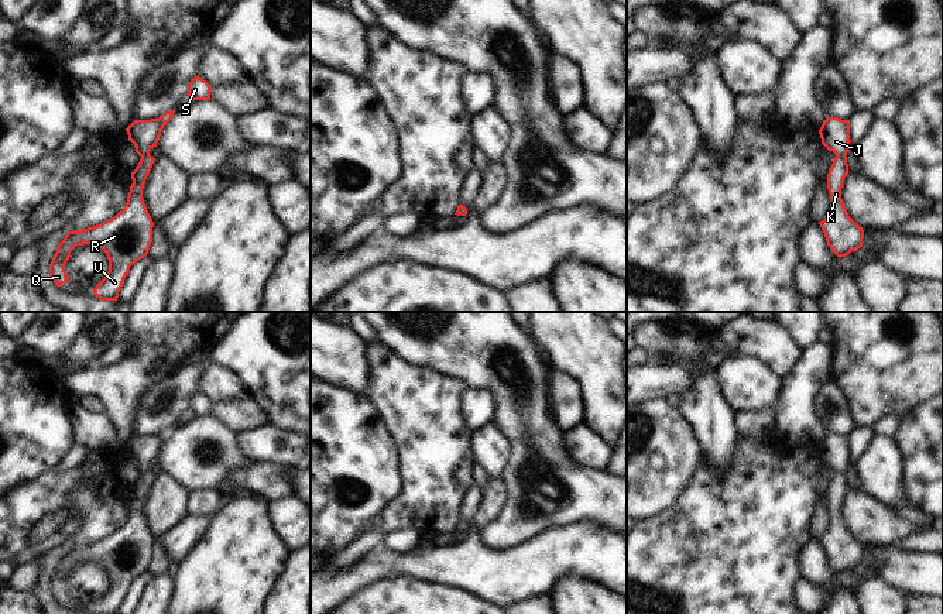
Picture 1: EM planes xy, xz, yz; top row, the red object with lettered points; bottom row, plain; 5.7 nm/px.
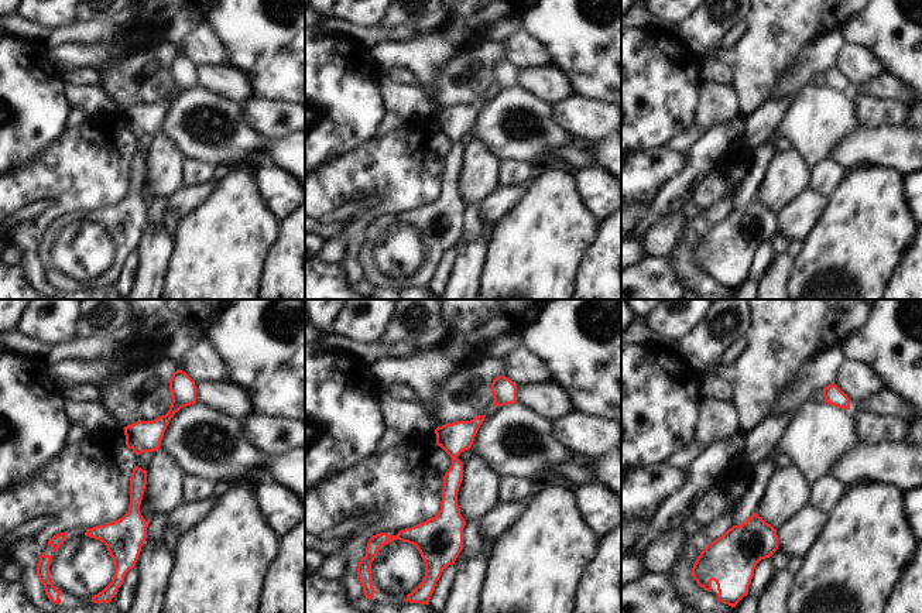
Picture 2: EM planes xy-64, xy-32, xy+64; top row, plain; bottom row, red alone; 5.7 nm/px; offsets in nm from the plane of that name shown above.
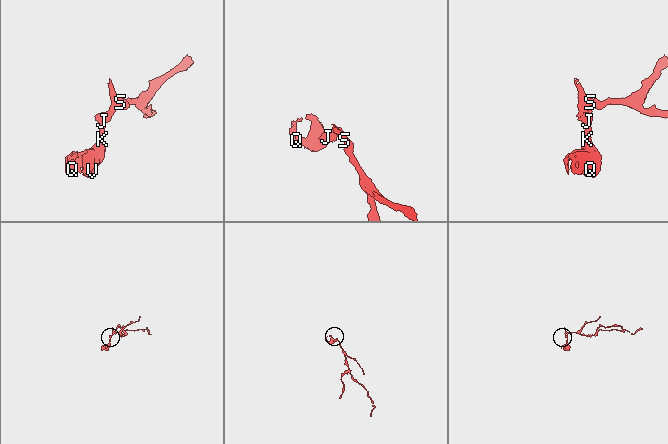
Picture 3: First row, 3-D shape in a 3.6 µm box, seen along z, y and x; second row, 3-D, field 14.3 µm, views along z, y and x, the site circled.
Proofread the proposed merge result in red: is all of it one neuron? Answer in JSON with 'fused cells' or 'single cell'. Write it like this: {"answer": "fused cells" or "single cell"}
{"answer": "single cell"}

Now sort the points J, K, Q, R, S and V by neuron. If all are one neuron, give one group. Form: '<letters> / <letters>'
J K Q R S V

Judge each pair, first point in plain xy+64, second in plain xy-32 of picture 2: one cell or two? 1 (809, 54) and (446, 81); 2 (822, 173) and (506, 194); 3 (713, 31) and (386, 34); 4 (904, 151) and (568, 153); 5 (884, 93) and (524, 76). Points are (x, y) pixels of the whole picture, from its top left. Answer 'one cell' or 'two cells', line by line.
1: one cell
2: two cells
3: two cells
4: one cell
5: one cell

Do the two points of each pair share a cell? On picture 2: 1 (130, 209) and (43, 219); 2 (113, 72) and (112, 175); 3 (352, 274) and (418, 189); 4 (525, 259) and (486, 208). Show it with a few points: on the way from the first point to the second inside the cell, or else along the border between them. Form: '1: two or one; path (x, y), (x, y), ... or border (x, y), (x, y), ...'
1: two; border (88, 211), (69, 211), (57, 216), (37, 246)
2: two; border (116, 109), (123, 110)
3: one; path (350, 247), (350, 236), (355, 229), (391, 194)
4: two; border (521, 198), (493, 226)

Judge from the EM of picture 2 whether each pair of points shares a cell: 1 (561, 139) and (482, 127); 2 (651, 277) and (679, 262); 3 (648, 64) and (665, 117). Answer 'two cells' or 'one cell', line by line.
1: one cell
2: two cells
3: one cell

